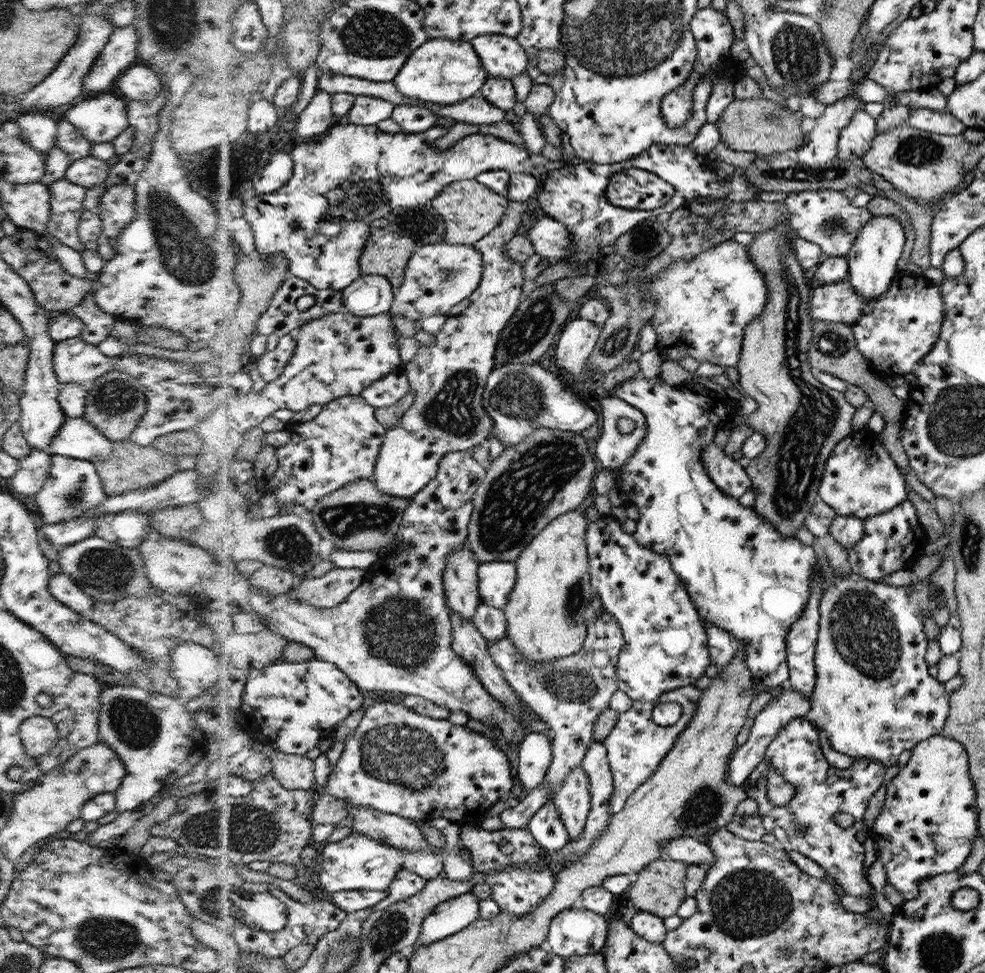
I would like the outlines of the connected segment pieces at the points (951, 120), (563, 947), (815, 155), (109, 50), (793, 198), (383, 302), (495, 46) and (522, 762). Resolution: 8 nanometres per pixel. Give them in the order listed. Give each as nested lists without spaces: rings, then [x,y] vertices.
[[[929,108],[912,109],[904,123],[924,132],[948,136],[958,136],[963,134],[965,130],[964,123],[960,122],[950,112],[936,112]]]
[[[572,906],[556,915],[547,940],[551,952],[563,957],[600,953],[609,933],[604,915]]]
[[[851,92],[834,104],[829,104],[817,118],[817,123],[808,134],[808,144],[791,154],[795,160],[806,166],[816,167],[837,156],[839,136],[851,122],[856,111],[865,108],[859,96]]]
[[[115,27],[109,42],[92,64],[88,78],[84,80],[81,97],[107,92],[114,80],[120,77],[138,57],[138,31],[128,27]]]
[[[828,189],[792,191],[783,202],[789,210],[790,227],[797,232],[798,237],[819,244],[825,257],[846,256],[864,226],[874,219],[874,215],[866,209],[866,206],[854,206],[842,191]]]
[[[364,274],[343,292],[346,310],[358,316],[388,313],[395,304],[395,286],[387,276]]]
[[[483,35],[473,39],[470,44],[490,76],[512,81],[526,72],[529,58],[524,48],[518,46],[516,37]]]
[[[529,732],[519,747],[518,778],[528,790],[537,788],[553,760],[551,735]]]

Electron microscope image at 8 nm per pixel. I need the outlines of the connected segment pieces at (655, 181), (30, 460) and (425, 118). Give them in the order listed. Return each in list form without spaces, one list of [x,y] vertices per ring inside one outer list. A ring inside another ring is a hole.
[[[629,168],[612,176],[606,195],[622,208],[654,210],[663,207],[675,195],[675,188],[651,172]]]
[[[31,447],[28,456],[19,459],[18,470],[12,477],[14,492],[25,497],[35,496],[48,479],[50,465],[50,452]]]
[[[408,104],[397,105],[392,116],[403,126],[403,130],[410,134],[420,134],[437,127],[440,117],[442,116],[429,108]]]

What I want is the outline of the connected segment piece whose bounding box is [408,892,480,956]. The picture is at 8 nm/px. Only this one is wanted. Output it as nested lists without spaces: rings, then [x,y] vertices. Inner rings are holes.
[[[472,892],[438,904],[436,910],[426,917],[422,936],[417,946],[408,951],[409,955],[412,956],[414,951],[424,945],[462,932],[478,918],[480,918],[479,899]]]

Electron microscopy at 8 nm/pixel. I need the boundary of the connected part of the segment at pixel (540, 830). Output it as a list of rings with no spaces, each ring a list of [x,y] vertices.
[[[553,801],[546,802],[533,814],[527,829],[550,852],[564,848],[571,840]]]

